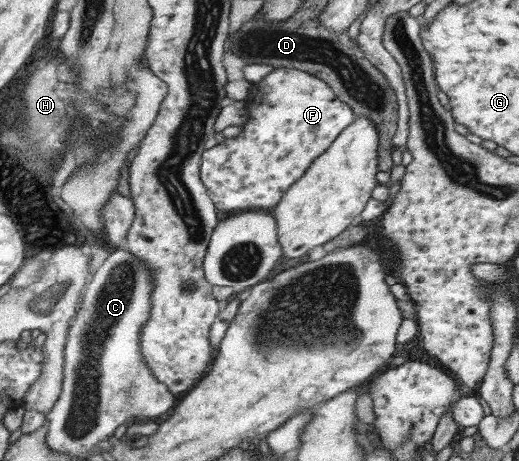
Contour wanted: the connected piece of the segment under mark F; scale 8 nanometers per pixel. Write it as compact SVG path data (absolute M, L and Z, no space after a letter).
M275 68L248 92L248 121L240 135L202 154L200 177L220 215L259 209L271 212L285 191L357 117L316 76L294 68Z

